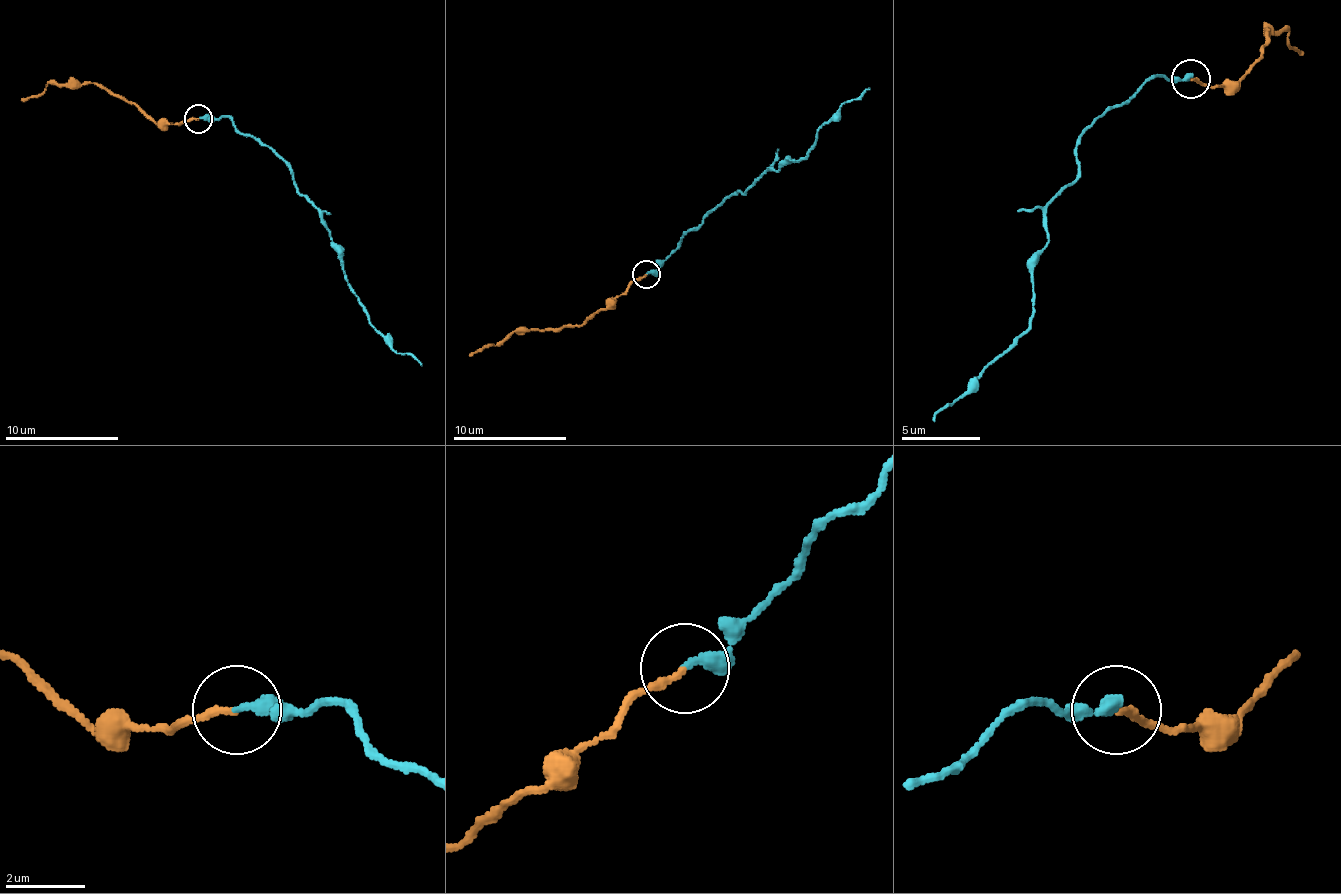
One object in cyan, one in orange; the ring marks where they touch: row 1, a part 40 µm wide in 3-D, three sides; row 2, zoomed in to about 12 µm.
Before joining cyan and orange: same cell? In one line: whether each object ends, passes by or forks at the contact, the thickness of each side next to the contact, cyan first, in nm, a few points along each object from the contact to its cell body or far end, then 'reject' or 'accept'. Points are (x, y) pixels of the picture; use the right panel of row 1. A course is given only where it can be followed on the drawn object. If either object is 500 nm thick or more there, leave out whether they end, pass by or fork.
cyan passes by; orange ends; calibres 200 and 190 nm; course cyan (1189, 80), (1146, 80), (1079, 139), (1079, 174), (1048, 210), (1048, 241), (1032, 269), (1032, 324), (933, 422); course orange (1189, 80), (1229, 88), (1260, 56), (1268, 28), (1268, 32), (1284, 28), (1288, 44), (1304, 52); accept

